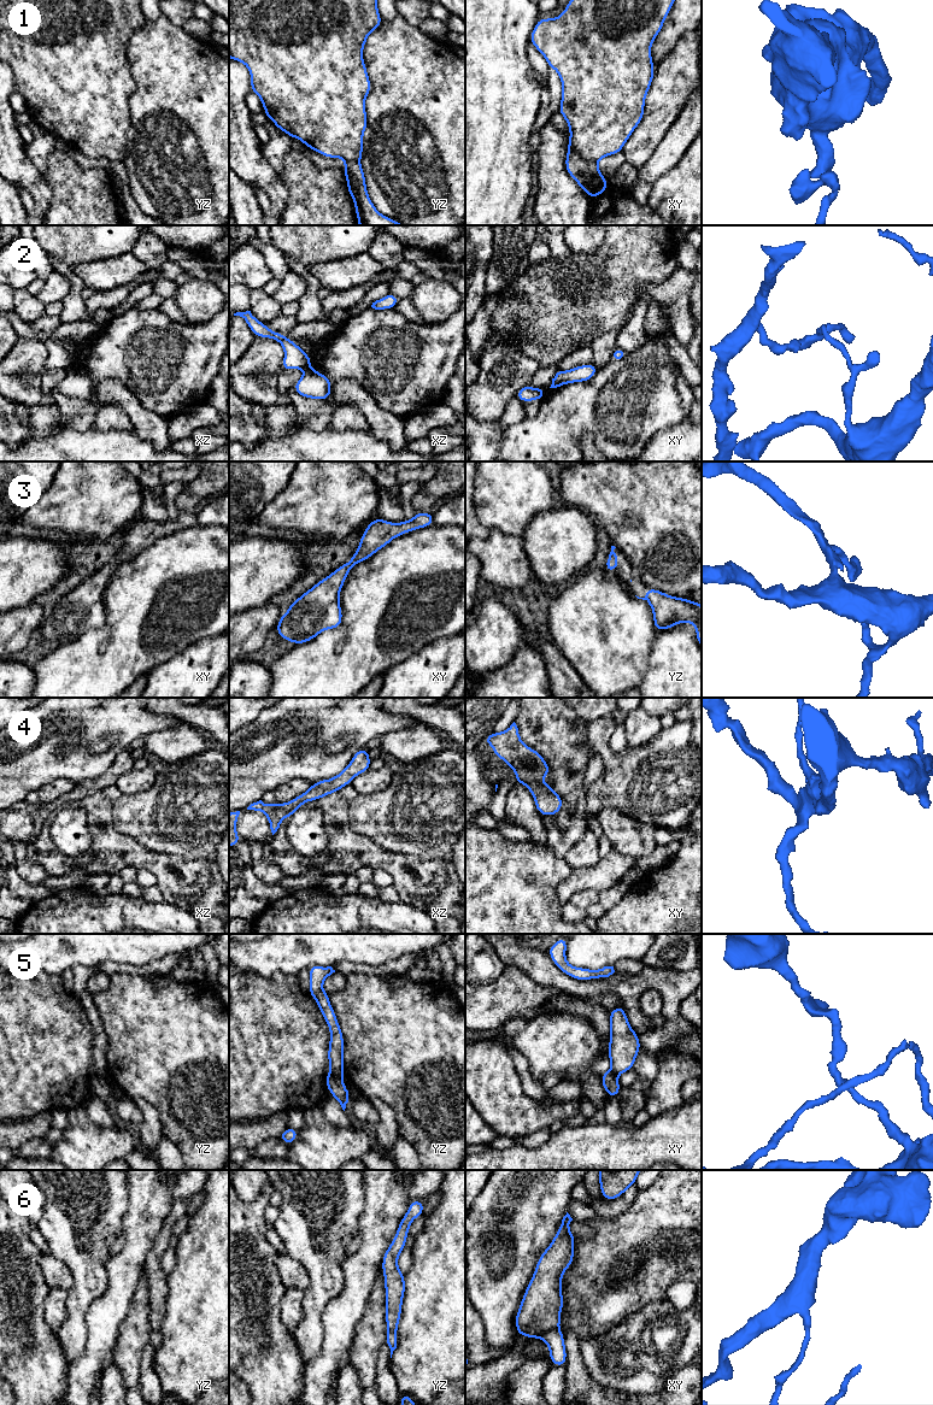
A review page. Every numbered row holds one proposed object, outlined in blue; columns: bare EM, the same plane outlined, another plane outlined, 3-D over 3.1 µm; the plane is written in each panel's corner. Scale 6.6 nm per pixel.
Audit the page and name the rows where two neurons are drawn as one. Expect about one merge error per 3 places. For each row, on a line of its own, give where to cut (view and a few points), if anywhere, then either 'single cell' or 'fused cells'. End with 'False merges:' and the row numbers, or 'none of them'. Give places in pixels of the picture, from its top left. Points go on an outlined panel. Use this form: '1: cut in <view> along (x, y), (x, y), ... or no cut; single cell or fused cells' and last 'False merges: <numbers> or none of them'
1: cut in xy along (568, 146), (584, 158), (596, 163); fused cells
2: cut in xz along (309, 368), (306, 370); fused cells
3: no cut; single cell
4: no cut; single cell
5: cut in yz along (332, 1071), (341, 1076); fused cells
6: cut in xy along (557, 1328), (546, 1332), (541, 1336); fused cells
False merges: 1, 2, 5, 6

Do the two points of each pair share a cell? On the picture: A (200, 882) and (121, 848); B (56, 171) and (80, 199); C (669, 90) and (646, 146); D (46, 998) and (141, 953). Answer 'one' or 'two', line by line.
A: one
B: one
C: one
D: two

